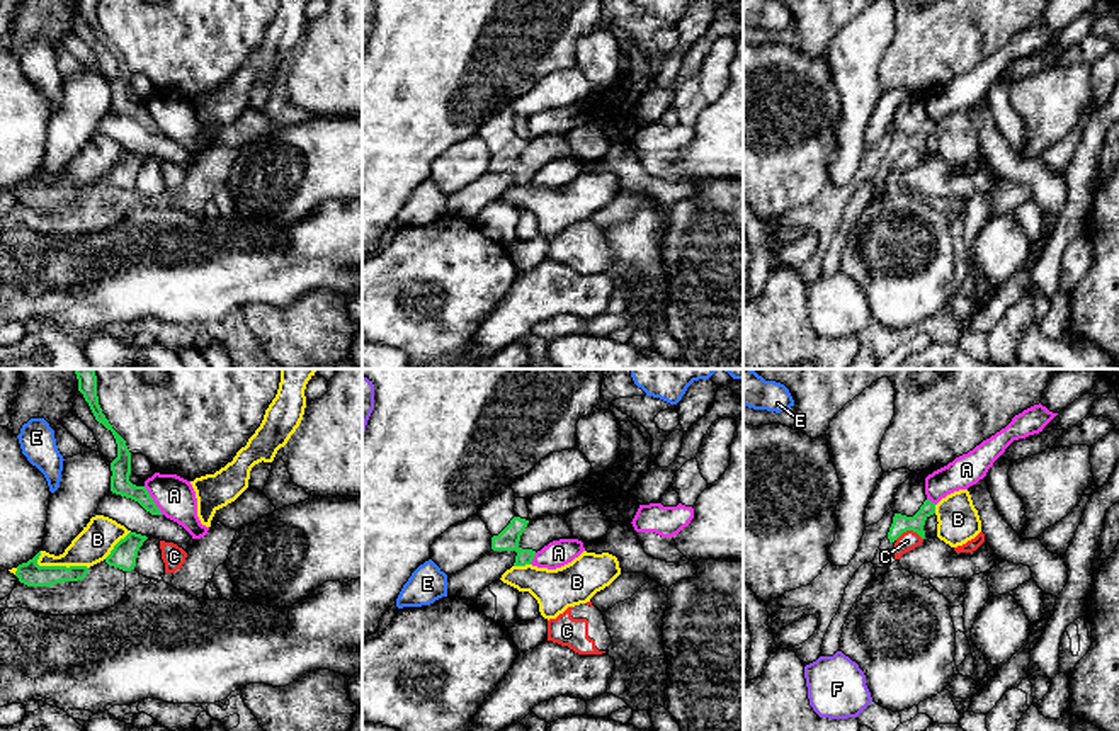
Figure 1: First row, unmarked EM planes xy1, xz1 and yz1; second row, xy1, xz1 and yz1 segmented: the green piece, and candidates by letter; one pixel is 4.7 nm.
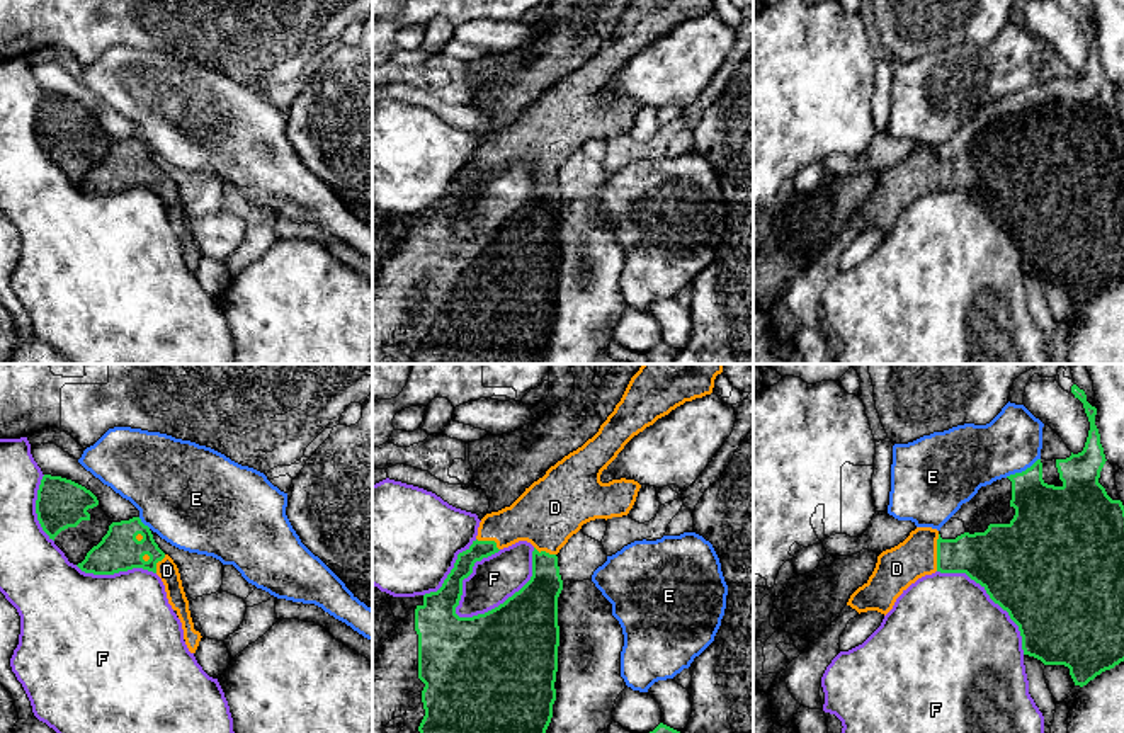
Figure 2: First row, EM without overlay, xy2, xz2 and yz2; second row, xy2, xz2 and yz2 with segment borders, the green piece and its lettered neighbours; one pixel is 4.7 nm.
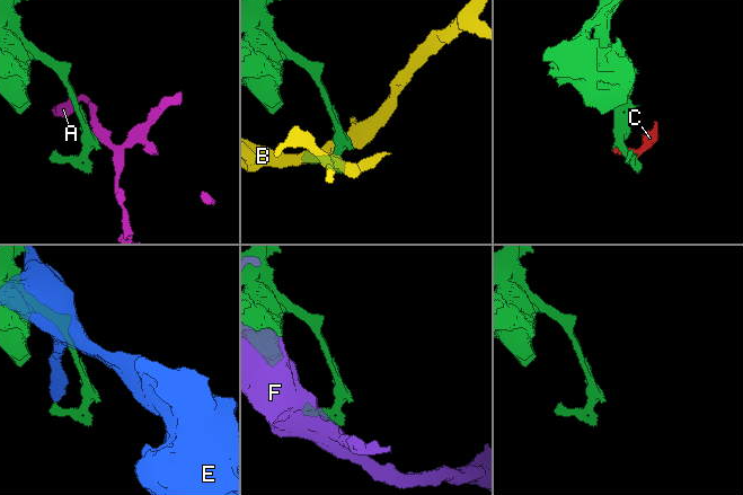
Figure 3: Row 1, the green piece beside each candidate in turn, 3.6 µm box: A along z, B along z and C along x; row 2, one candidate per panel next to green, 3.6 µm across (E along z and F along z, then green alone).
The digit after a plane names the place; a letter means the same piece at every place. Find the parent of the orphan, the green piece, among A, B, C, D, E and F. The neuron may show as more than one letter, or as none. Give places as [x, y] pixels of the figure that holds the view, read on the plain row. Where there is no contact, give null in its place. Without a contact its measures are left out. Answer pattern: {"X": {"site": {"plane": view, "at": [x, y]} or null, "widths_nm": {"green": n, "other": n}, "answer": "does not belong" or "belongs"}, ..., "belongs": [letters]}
{"A": {"site": {"plane": "xy1", "at": [152, 119]}, "widths_nm": {"green": 100, "other": 190}, "answer": "does not belong"}, "B": {"site": {"plane": "xy1", "at": [62, 186]}, "widths_nm": {"green": 120, "other": 170}, "answer": "does not belong"}, "C": {"site": {"plane": "yz1", "at": [908, 148]}, "widths_nm": {"green": 80, "other": 90}, "answer": "does not belong"}, "D": {"site": {"plane": "yz2", "at": [937, 172]}, "widths_nm": {"green": 260, "other": 200}, "answer": "belongs"}, "E": {"site": {"plane": "yz2", "at": [1022, 90]}, "widths_nm": {"green": 320, "other": 300}, "answer": "does not belong"}, "F": {"site": {"plane": "xz2", "at": [509, 216]}, "widths_nm": {"green": 440, "other": 220}, "answer": "does not belong"}, "belongs": ["D"]}

